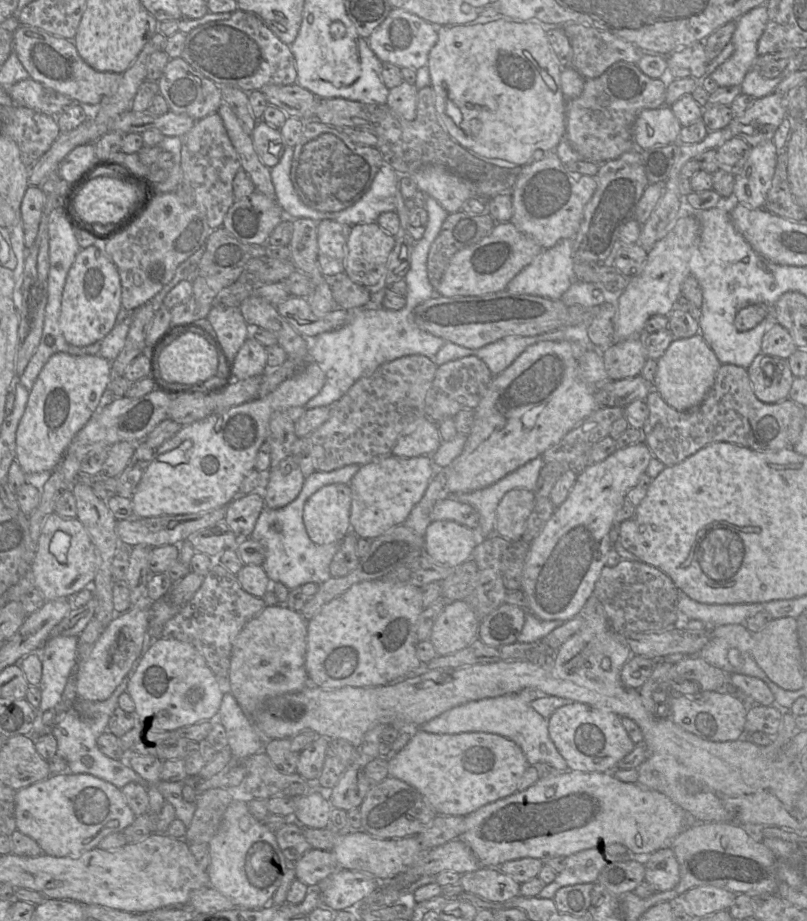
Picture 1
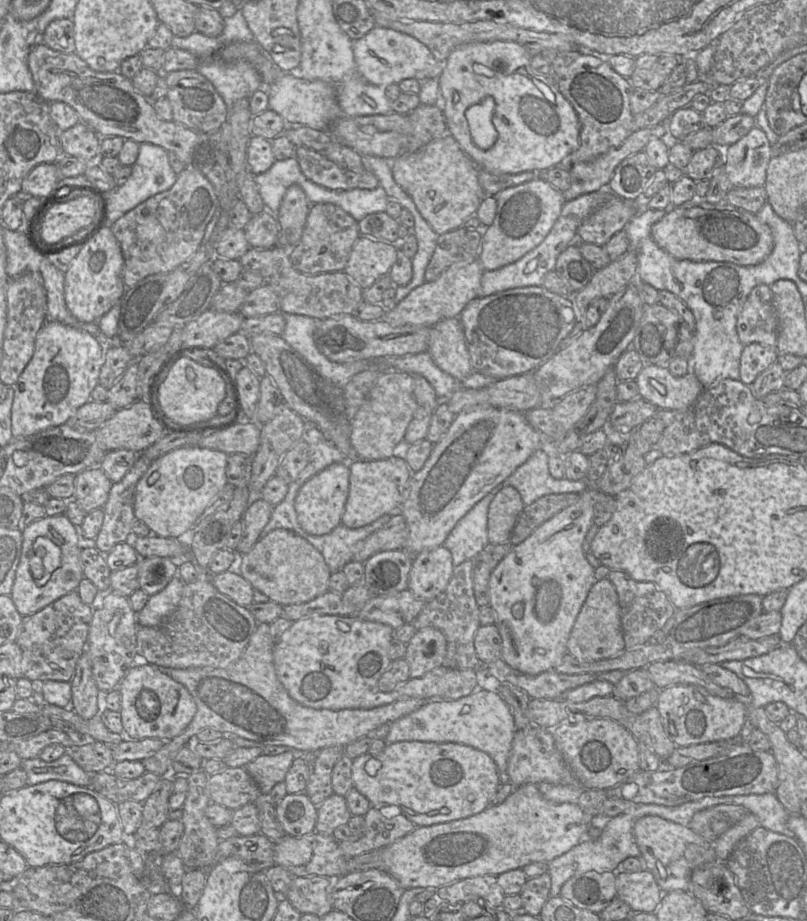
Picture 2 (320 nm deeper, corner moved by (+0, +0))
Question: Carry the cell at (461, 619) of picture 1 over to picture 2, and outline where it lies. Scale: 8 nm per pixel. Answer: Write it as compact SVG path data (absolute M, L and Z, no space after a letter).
M434 627L417 630L407 643L404 656L409 664L410 677L423 676L428 671L441 666L446 650L446 638L440 630Z

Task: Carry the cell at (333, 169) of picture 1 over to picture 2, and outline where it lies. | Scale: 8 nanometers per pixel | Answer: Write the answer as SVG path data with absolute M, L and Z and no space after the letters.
M297 147L295 156L301 171L307 179L330 190L351 190L355 188L372 190L379 180L368 170L353 172L339 167L322 152L306 147Z

